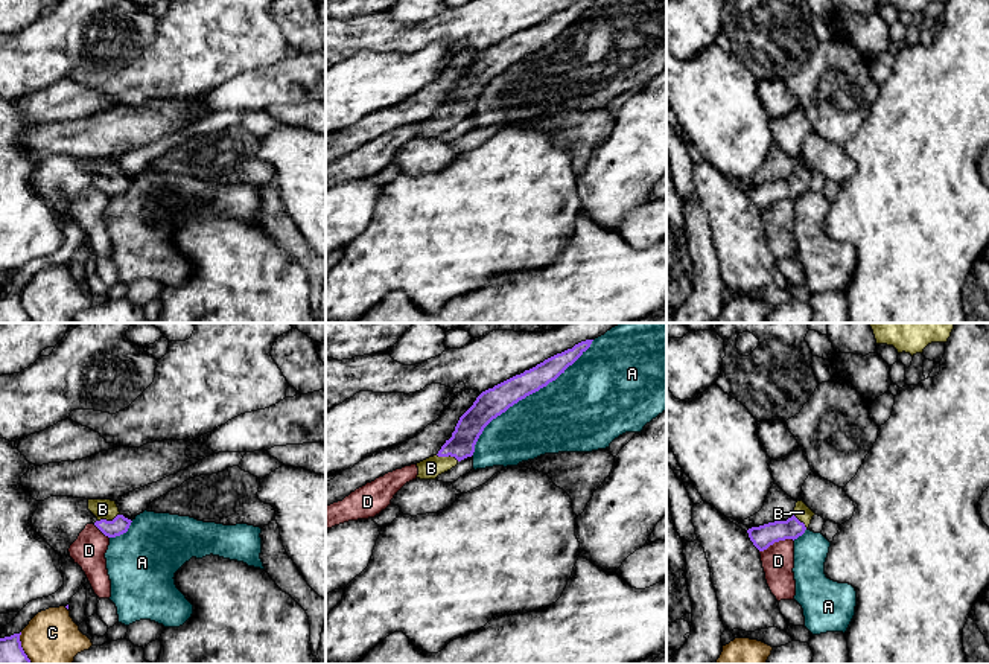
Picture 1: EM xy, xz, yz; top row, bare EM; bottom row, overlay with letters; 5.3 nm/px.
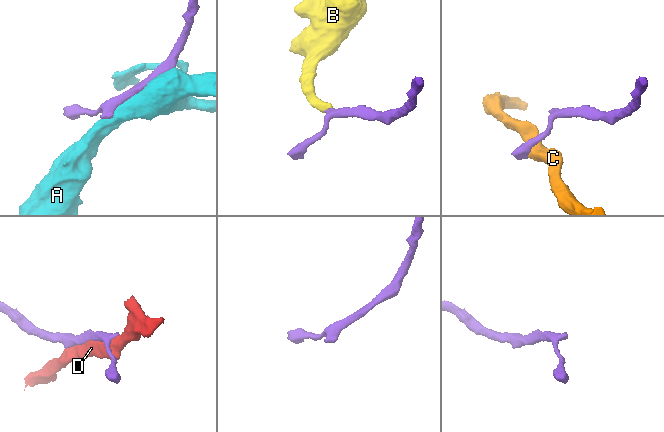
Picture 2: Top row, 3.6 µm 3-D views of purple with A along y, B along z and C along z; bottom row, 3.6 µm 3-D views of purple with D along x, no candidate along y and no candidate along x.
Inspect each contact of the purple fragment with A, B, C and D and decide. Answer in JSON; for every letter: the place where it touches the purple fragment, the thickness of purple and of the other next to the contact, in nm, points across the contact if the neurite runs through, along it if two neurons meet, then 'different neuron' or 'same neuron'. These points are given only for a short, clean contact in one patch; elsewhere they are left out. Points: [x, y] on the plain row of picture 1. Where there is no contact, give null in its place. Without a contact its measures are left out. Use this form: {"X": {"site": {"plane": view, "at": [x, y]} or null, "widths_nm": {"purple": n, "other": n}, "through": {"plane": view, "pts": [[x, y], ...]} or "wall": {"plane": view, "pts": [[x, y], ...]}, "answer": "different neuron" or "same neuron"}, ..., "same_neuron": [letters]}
{"A": {"site": {"plane": "xz", "at": [525, 55]}, "widths_nm": {"purple": 150, "other": 380}, "answer": "different neuron"}, "B": {"site": {"plane": "xy", "at": [108, 180]}, "widths_nm": {"purple": 90, "other": 110}, "through": {"plane": "xy", "pts": [[120, 183], [108, 180], [102, 168]]}, "answer": "same neuron"}, "C": {"site": {"plane": "xy", "at": [22, 306]}, "widths_nm": {"purple": 160, "other": 300}, "wall": {"plane": "xy", "pts": [[20, 291], [20, 305], [32, 322]]}, "answer": "different neuron"}, "D": {"site": {"plane": "yz", "at": [776, 200]}, "widths_nm": {"purple": 120, "other": 180}, "answer": "different neuron"}, "same_neuron": ["B"]}

